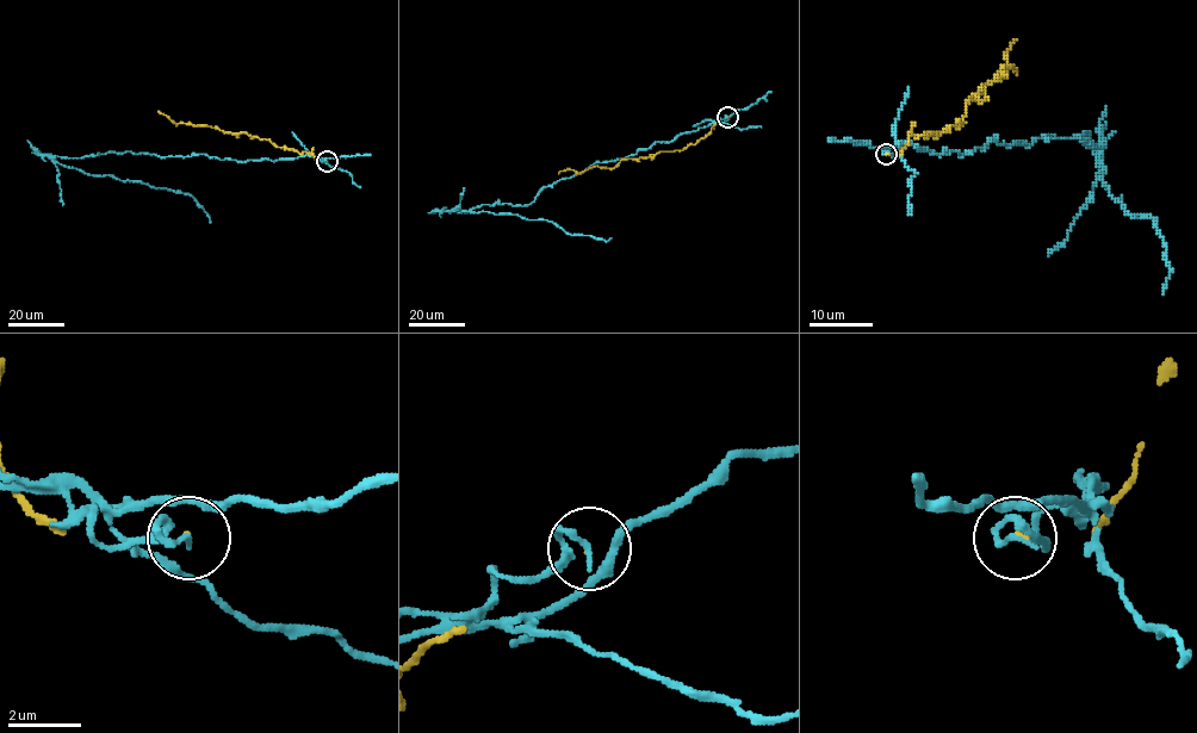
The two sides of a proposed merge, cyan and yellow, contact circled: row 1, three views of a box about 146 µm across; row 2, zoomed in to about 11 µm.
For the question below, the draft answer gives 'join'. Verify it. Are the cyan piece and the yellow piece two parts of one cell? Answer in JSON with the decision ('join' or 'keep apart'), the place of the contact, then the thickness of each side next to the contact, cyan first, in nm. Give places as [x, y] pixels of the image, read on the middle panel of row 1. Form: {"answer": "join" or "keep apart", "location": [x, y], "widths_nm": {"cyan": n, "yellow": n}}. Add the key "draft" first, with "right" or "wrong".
{"draft": "wrong", "answer": "keep apart", "location": [727, 117], "widths_nm": {"cyan": 180, "yellow": 40}}

